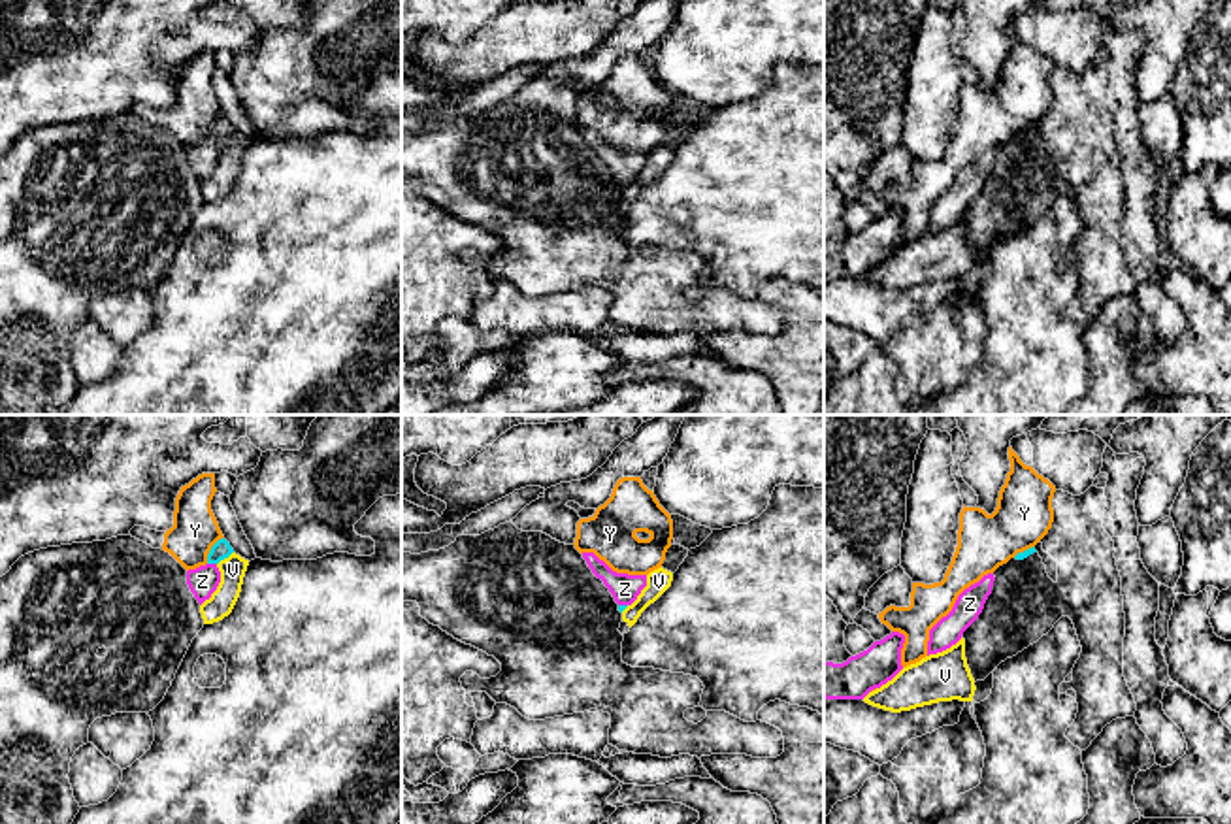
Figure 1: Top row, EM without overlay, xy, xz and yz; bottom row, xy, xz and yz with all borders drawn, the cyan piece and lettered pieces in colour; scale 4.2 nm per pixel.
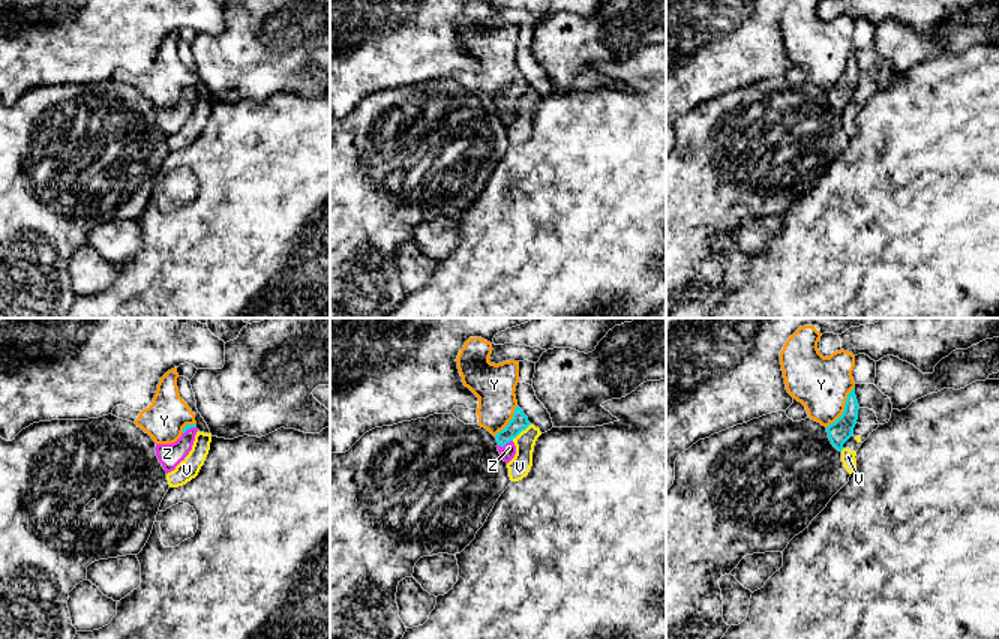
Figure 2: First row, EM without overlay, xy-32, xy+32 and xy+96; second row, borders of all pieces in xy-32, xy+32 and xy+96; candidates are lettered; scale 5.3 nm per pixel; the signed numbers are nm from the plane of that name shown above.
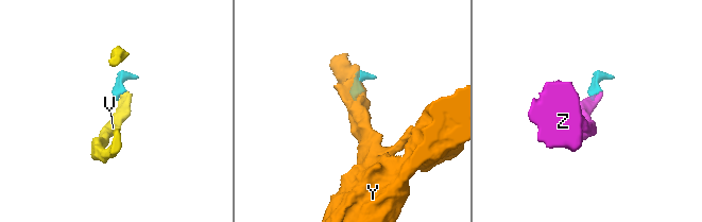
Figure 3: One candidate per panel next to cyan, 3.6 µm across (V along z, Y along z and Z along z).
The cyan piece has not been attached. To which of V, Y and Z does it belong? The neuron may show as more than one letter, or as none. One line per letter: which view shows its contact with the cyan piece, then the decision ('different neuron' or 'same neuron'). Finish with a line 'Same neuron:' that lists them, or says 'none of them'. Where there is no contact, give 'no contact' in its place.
V: meets cyan in xy; different neuron
Y: meets cyan in xy; different neuron
Z: meets cyan in xy; same neuron
Same neuron: Z

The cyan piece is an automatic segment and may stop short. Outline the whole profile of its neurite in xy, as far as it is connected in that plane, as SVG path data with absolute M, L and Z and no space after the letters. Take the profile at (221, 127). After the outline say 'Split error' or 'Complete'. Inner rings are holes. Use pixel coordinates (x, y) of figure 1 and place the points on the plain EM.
M222 115L211 124L205 143L187 149L187 162L200 183L211 175L211 172L217 168L221 160L221 149L217 141L228 136L232 130L234 126Z. Split error

